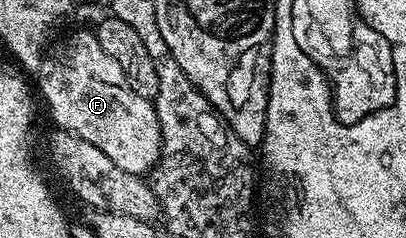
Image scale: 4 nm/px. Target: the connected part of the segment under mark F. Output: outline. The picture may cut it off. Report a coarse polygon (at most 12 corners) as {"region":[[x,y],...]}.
{"region":[[94,30],[44,58],[55,127],[143,177],[163,144]]}

